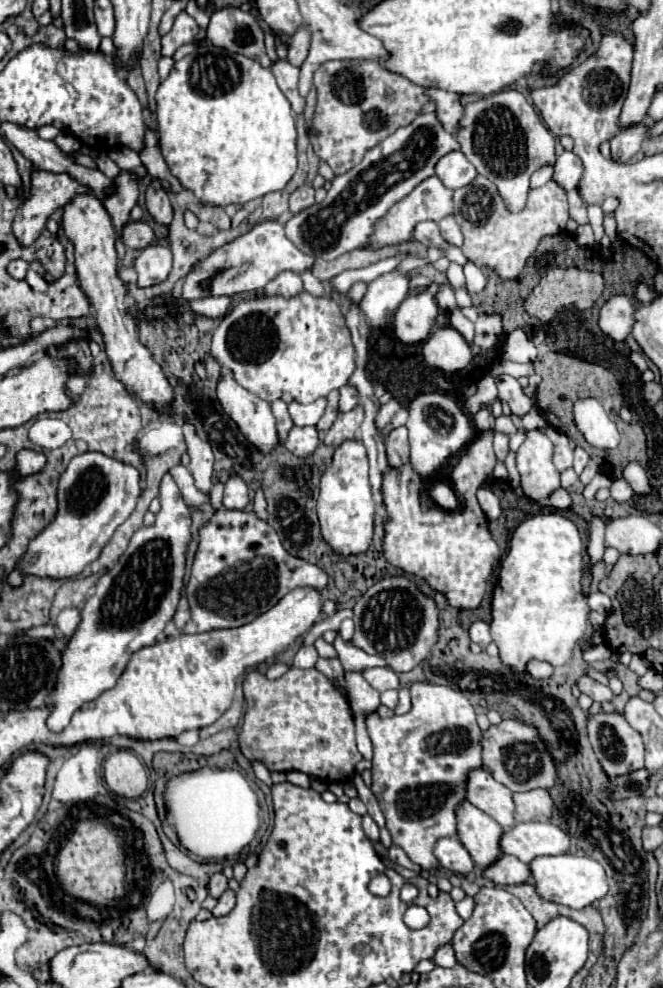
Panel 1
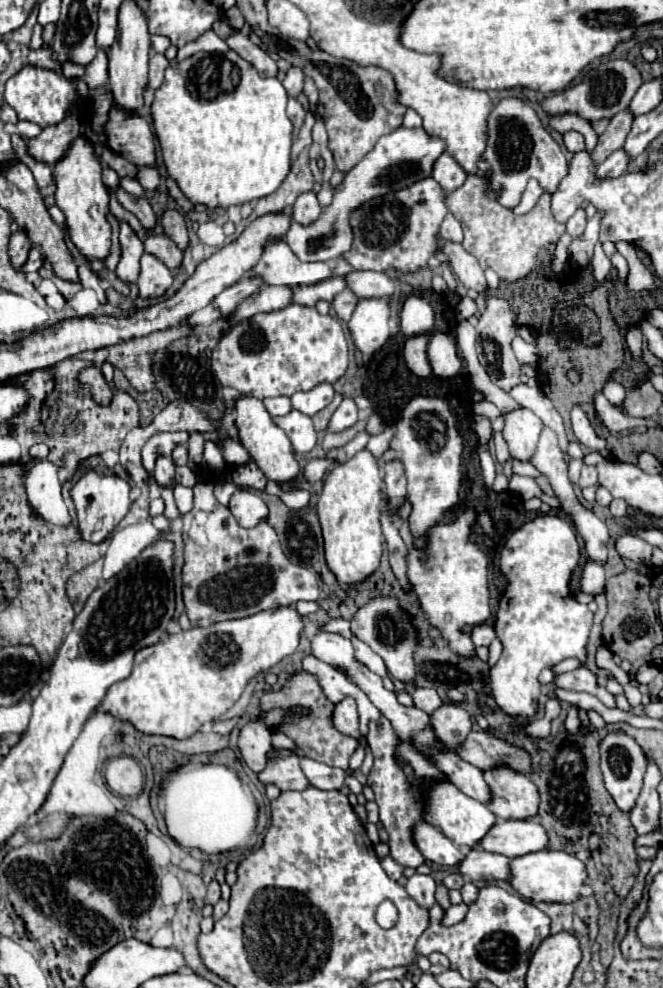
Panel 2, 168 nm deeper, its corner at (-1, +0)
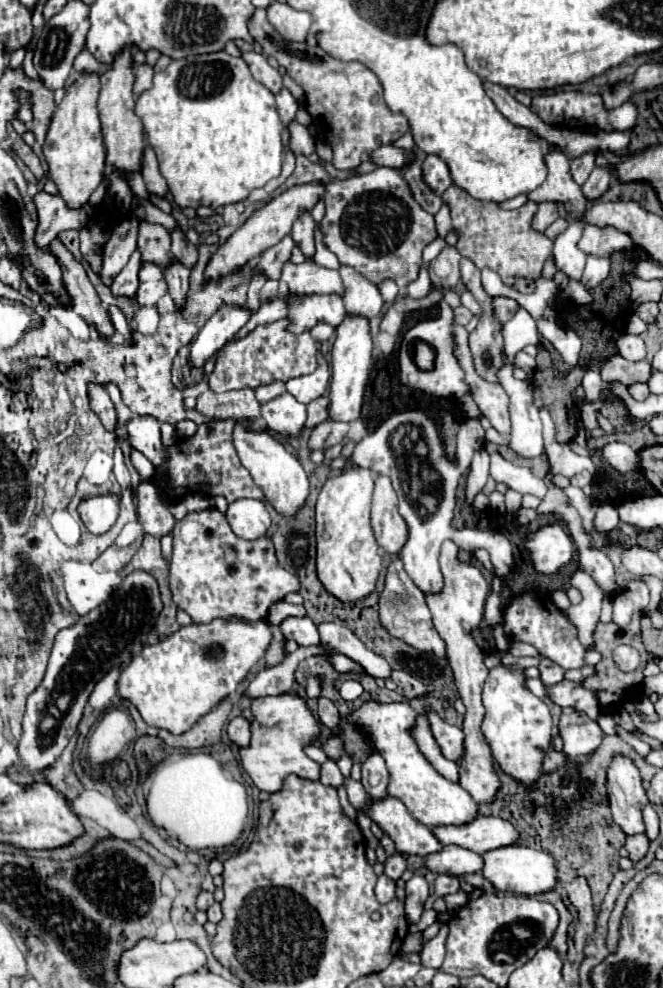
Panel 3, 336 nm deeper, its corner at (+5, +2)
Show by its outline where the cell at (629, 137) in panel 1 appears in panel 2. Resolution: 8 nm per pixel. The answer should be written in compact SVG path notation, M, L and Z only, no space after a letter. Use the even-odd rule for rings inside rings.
M618 149L614 151L604 163L600 163L596 167L596 173L598 173L598 179L608 179L608 177L620 177L624 171L626 171L626 165L628 165L628 155Z

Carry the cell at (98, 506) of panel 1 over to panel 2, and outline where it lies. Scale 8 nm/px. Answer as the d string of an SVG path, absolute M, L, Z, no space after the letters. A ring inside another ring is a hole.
M88 471L72 489L72 499L78 513L78 529L82 537L90 543L102 543L114 527L124 519L130 509L130 485L116 475L100 475L96 471Z

